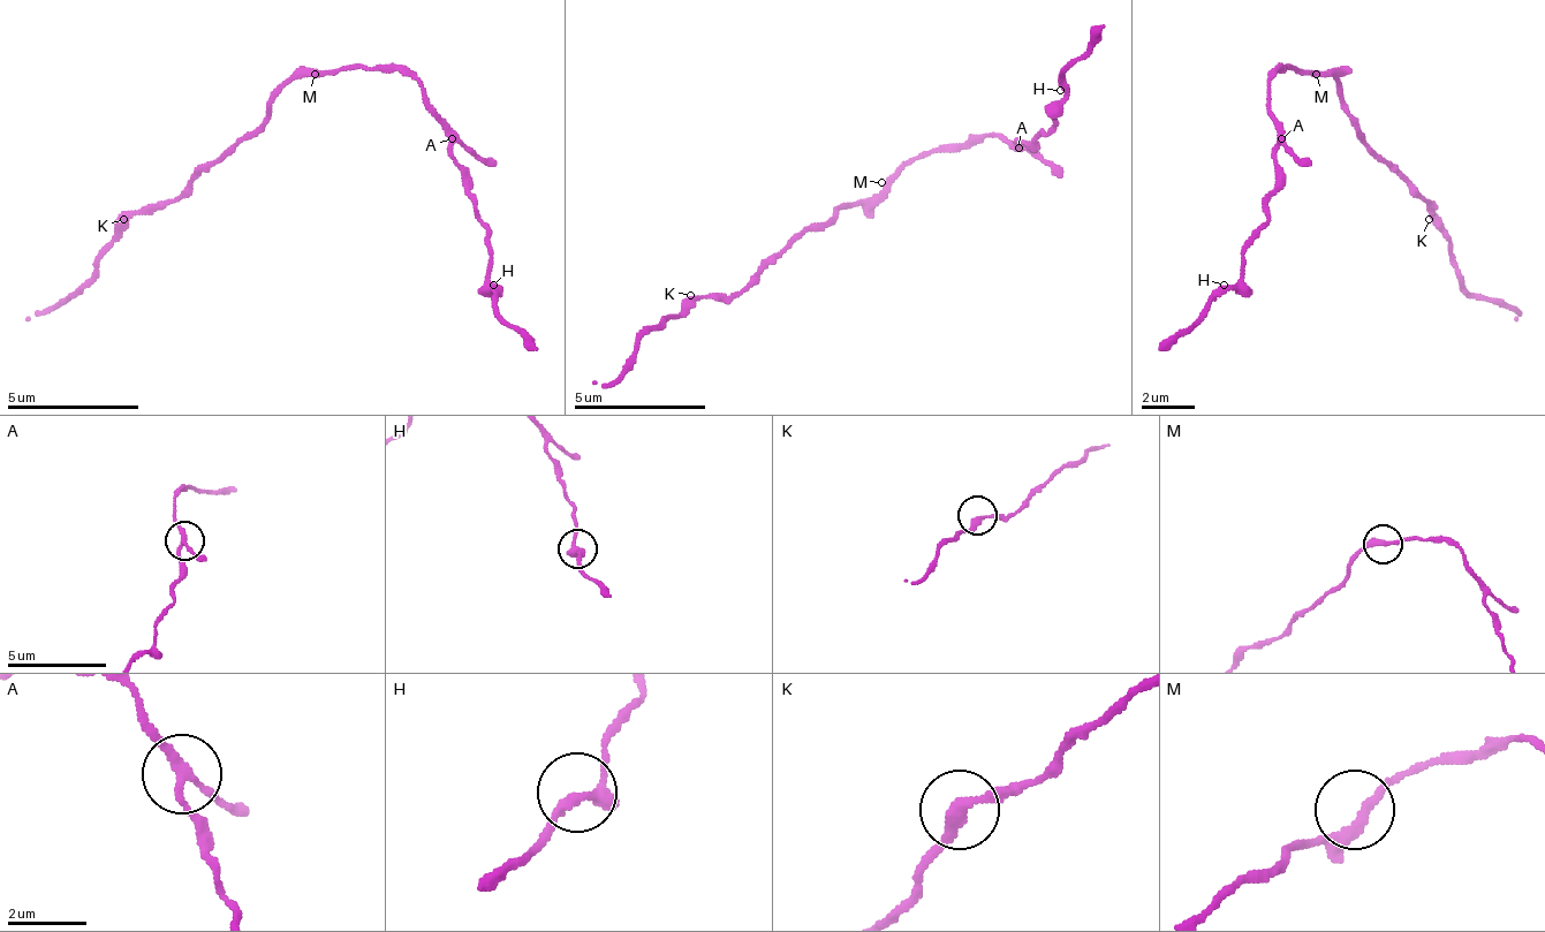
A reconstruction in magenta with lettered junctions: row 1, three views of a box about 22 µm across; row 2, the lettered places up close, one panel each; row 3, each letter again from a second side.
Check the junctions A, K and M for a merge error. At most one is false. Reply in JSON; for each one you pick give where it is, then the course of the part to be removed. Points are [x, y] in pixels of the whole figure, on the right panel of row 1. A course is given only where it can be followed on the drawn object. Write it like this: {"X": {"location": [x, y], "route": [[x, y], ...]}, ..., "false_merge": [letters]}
{"false_merge": []}

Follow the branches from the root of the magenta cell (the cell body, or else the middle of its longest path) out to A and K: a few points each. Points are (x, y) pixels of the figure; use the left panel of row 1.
A: (322, 74), (334, 74), (341, 67), (401, 67), (421, 86), (421, 100), (428, 107), (428, 113), (453, 139)
K: (322, 74), (302, 74), (288, 81), (269, 113), (169, 206), (143, 206), (123, 219)

